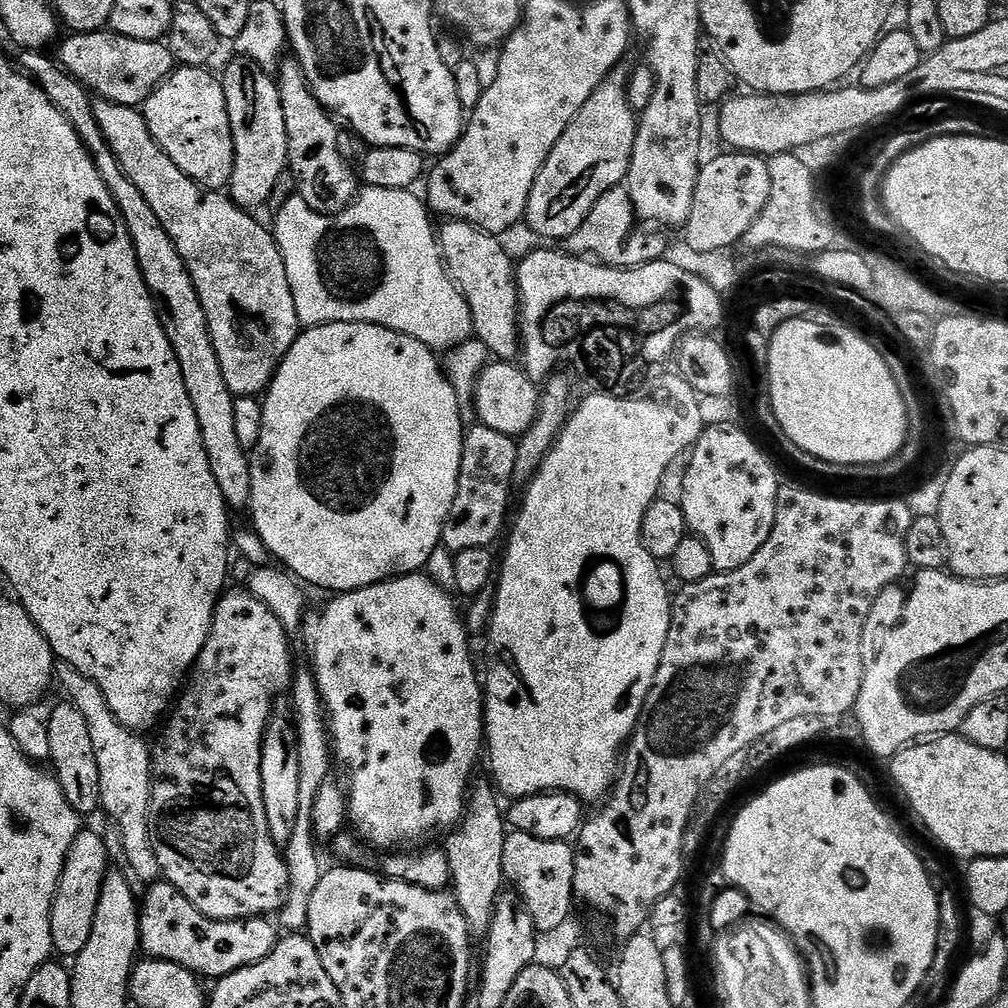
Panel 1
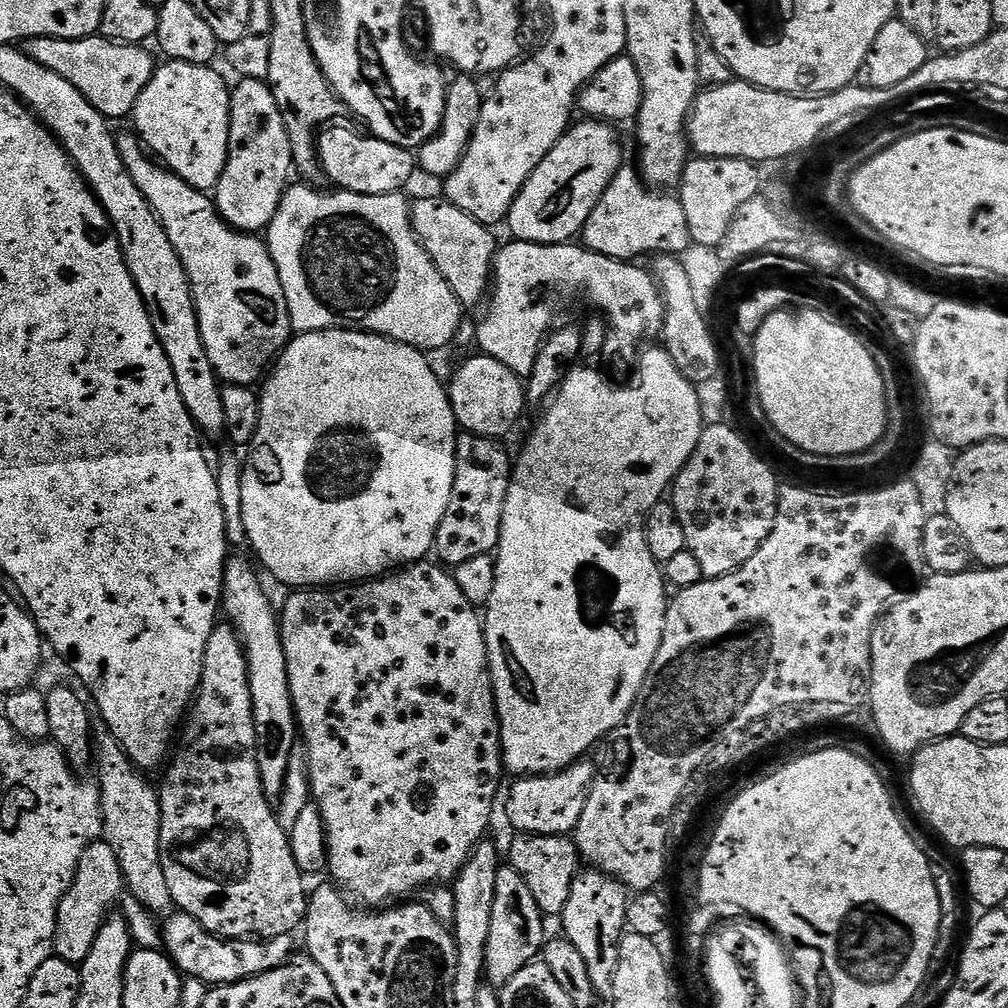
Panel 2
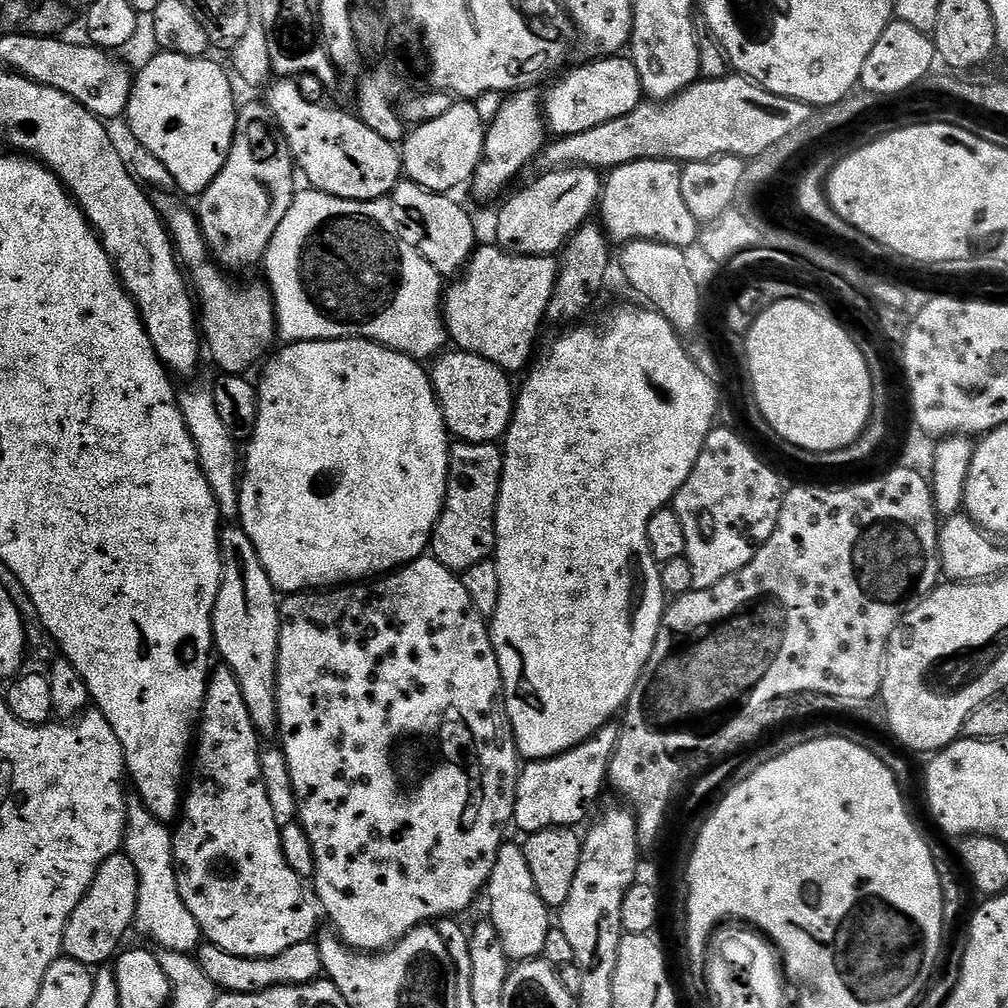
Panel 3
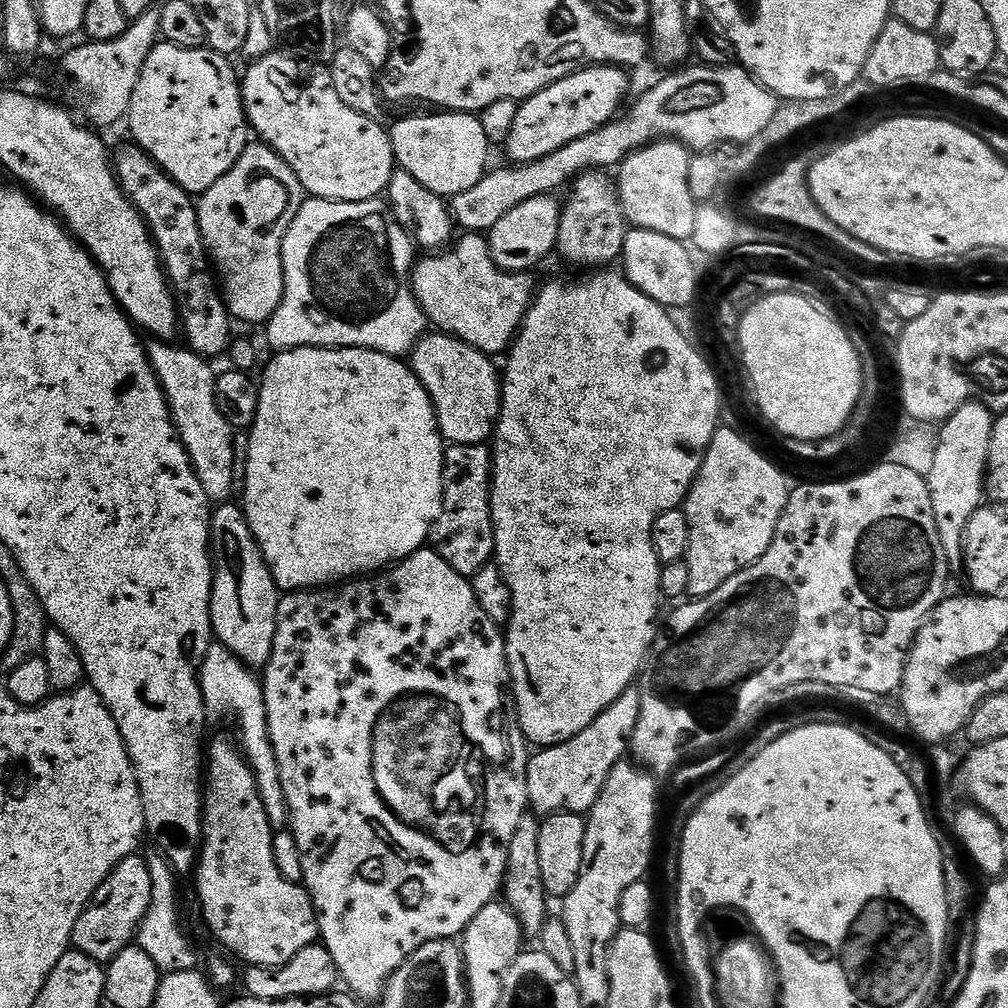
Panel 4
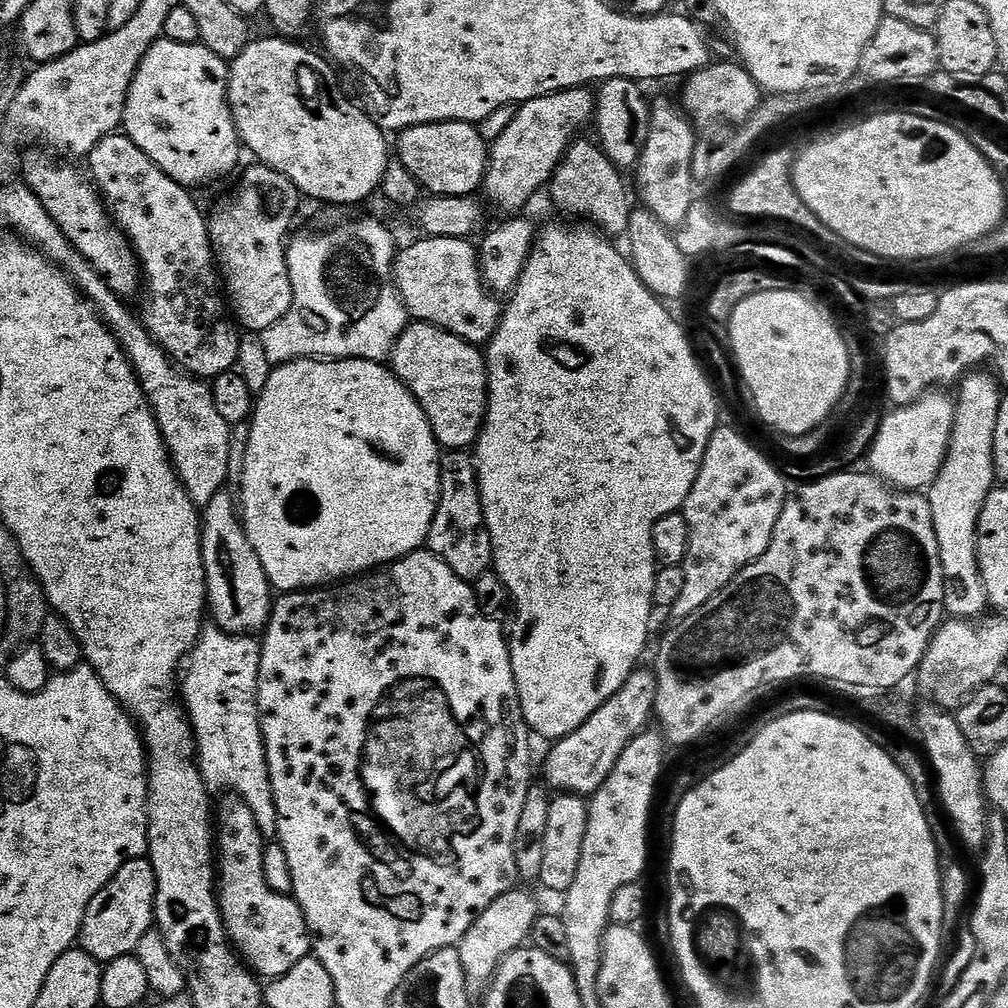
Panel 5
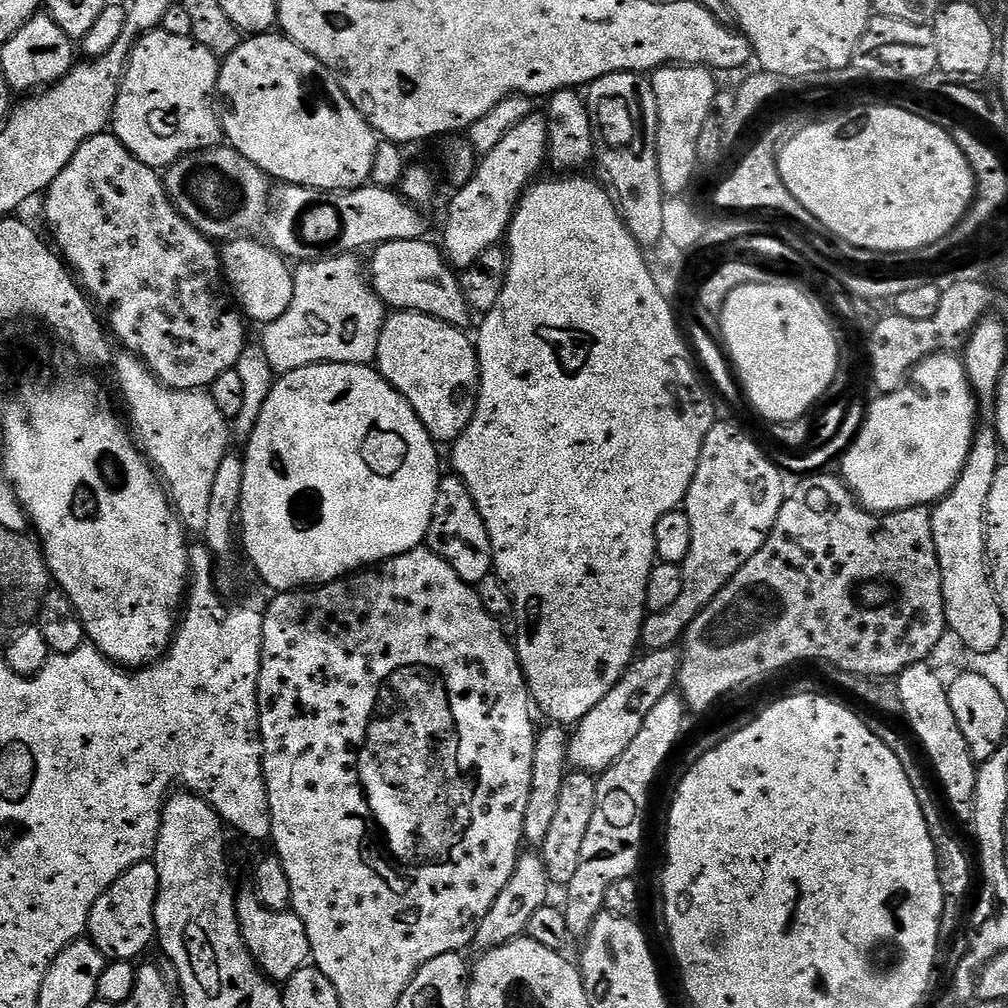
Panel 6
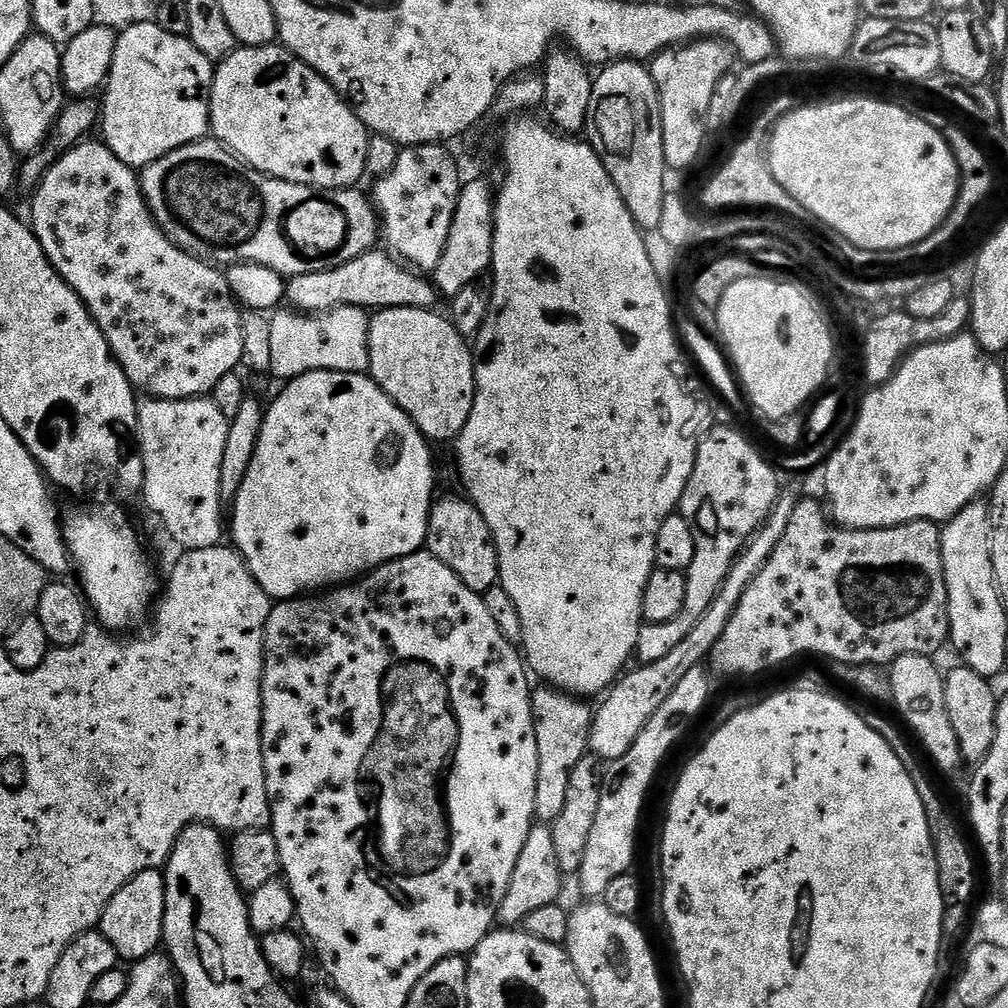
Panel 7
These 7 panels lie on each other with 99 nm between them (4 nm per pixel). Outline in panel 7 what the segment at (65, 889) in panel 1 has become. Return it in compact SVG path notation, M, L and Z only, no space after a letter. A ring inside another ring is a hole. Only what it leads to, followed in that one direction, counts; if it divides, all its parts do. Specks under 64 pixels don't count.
M151 868L138 874L110 898L100 916L98 931L110 938L117 957L121 961L135 962L146 958L161 947L164 938L164 911L166 910L166 886L163 871Z

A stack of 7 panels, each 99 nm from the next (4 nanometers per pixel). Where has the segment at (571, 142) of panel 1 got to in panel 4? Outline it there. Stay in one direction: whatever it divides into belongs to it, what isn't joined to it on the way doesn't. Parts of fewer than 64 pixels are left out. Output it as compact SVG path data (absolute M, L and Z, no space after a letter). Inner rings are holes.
M549 194L530 198L530 202L522 202L522 206L514 206L510 214L505 214L499 222L486 233L490 246L490 254L494 262L503 272L533 271L535 264L540 264L548 255L556 252L558 238L558 222L560 221L561 201Z

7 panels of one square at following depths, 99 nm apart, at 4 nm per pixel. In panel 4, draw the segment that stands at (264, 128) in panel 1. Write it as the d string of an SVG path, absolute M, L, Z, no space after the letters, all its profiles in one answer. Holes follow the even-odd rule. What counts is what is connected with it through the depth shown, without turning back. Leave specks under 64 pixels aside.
M249 143L238 162L210 190L206 190L198 200L196 213L204 239L204 249L222 285L222 295L228 305L228 314L233 321L244 324L267 325L268 319L278 310L284 293L284 271L282 270L282 242L290 222L304 204L306 193L298 182L294 170L278 155L269 144Z

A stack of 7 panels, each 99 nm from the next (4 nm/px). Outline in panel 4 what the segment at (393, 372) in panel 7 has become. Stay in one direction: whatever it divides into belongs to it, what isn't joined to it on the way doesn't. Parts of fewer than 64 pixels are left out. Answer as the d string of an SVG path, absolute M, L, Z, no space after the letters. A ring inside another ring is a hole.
M436 330L426 334L412 347L410 367L415 376L426 386L432 405L436 407L436 420L440 424L440 434L448 444L482 444L491 441L496 423L500 417L501 373L495 368L493 357L479 352L474 346L453 336L445 336Z

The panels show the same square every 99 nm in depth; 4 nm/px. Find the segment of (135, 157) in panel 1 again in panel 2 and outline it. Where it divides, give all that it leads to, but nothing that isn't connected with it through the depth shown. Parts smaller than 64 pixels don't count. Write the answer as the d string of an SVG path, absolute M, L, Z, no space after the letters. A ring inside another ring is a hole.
M117 135L116 145L118 154L122 154L122 162L130 178L134 178L134 186L142 190L146 202L150 202L156 217L162 222L170 238L170 246L174 246L186 270L188 280L192 283L192 297L196 303L202 342L206 346L206 354L217 376L225 385L259 385L294 336L290 310L286 306L286 294L278 278L278 266L274 266L274 258L270 254L267 243L259 235L239 232L237 228L225 224L224 219L220 217L220 211L216 209L215 199L209 193L198 191L194 186L190 186L185 180L168 171L163 164L149 155L143 143L135 135Z

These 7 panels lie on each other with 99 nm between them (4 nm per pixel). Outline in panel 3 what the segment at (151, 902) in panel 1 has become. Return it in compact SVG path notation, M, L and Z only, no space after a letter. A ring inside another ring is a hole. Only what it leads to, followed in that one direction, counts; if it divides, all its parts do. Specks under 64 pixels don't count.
M312 940L302 942L298 946L290 946L290 950L282 950L282 954L266 958L242 958L204 942L200 944L194 959L206 974L206 978L210 978L210 982L215 984L221 993L250 994L267 988L276 988L280 984L308 984L317 979L324 970L320 945Z

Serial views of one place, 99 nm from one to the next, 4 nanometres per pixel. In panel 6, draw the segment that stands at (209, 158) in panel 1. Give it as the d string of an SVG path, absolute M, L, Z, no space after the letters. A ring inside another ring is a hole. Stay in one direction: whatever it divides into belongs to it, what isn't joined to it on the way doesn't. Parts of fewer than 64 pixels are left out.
M162 30L148 32L132 47L132 54L128 57L128 68L124 71L124 81L120 83L112 111L111 131L122 142L122 146L126 146L130 154L134 154L134 158L157 170L167 169L169 164L192 152L217 147L222 140L222 129L214 97L220 77L220 65L221 61L216 55L191 36L178 38Z

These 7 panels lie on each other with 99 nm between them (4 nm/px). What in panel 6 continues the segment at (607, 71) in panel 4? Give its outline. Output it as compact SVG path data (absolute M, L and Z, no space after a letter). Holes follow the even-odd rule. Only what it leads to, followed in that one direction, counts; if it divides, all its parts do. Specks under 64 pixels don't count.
M538 114L518 121L494 150L479 157L470 180L452 192L448 217L444 220L442 251L453 268L463 270L473 267L480 256L486 254L486 250L497 247L507 237L512 215L520 205L520 197L541 175L540 167L545 167L547 158L548 122Z

